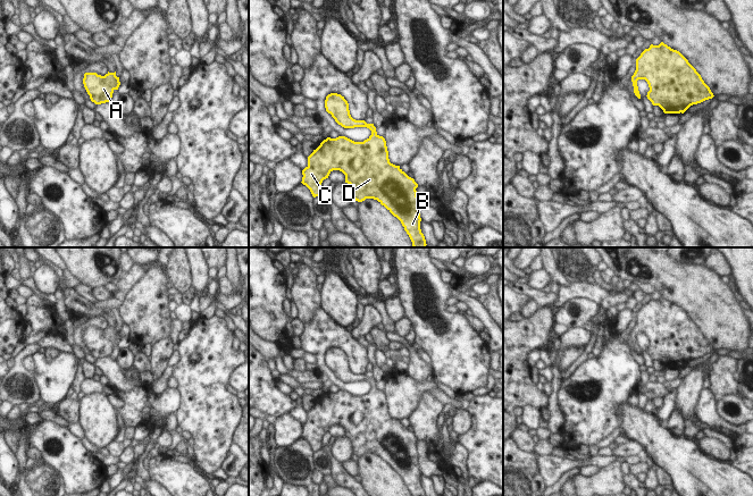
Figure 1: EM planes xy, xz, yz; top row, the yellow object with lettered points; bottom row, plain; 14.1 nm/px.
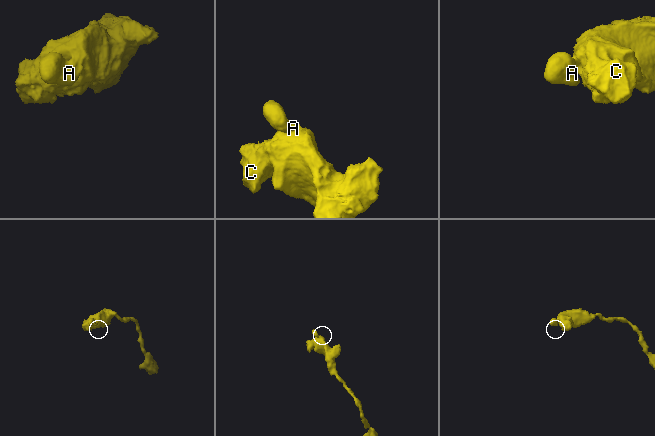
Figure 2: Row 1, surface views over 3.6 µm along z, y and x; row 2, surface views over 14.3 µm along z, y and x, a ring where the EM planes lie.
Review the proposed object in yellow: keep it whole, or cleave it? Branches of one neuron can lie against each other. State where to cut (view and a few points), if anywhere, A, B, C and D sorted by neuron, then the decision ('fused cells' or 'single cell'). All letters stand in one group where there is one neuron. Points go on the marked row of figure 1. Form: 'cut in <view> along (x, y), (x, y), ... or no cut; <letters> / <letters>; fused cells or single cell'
no cut; A B C D; single cell

